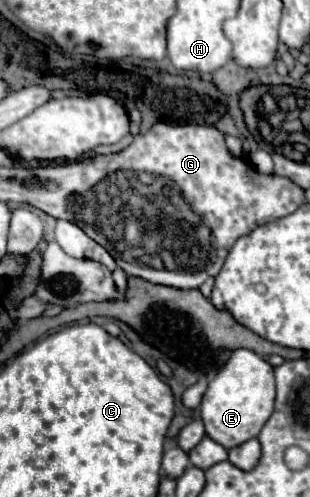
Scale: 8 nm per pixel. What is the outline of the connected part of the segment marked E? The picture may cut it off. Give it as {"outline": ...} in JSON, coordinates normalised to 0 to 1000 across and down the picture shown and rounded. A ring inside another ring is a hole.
{"outline":[[[761,704],[652,797],[645,841],[665,873],[729,905],[800,889],[800,881],[826,881],[884,825],[884,789],[884,740],[813,704]]]}

